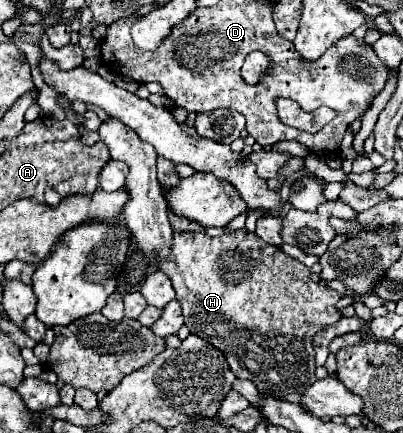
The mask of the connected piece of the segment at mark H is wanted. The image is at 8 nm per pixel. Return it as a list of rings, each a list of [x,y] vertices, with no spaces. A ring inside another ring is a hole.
[[[235,230],[219,238],[173,232],[171,246],[171,256],[165,260],[157,258],[157,268],[171,278],[177,302],[183,310],[185,326],[191,334],[213,344],[225,356],[231,372],[237,378],[251,380],[261,394],[287,402],[299,402],[303,392],[317,380],[315,352],[311,346],[313,336],[317,330],[327,328],[341,318],[335,304],[343,298],[343,294],[313,282],[311,270],[305,264],[247,230]]]

